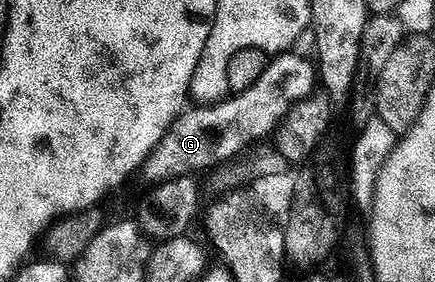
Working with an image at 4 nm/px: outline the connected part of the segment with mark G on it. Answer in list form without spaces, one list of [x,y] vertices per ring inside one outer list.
[[[297,50],[274,55],[255,86],[247,86],[247,90],[231,94],[215,104],[186,107],[143,161],[143,173],[152,182],[162,182],[174,180],[176,176],[198,174],[212,164],[231,159],[247,144],[261,139],[268,132],[270,135],[287,110],[308,95],[314,86],[315,64],[310,57],[308,60],[300,56]]]

